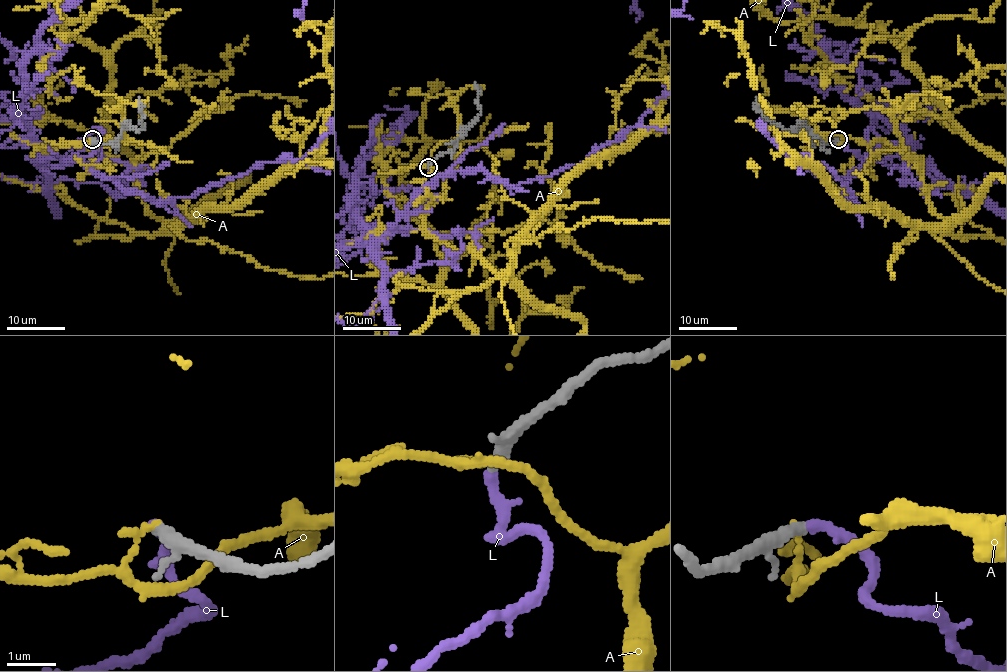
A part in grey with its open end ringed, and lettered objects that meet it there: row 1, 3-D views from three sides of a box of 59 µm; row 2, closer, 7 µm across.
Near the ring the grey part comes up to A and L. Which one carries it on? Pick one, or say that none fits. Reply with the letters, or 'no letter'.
L

